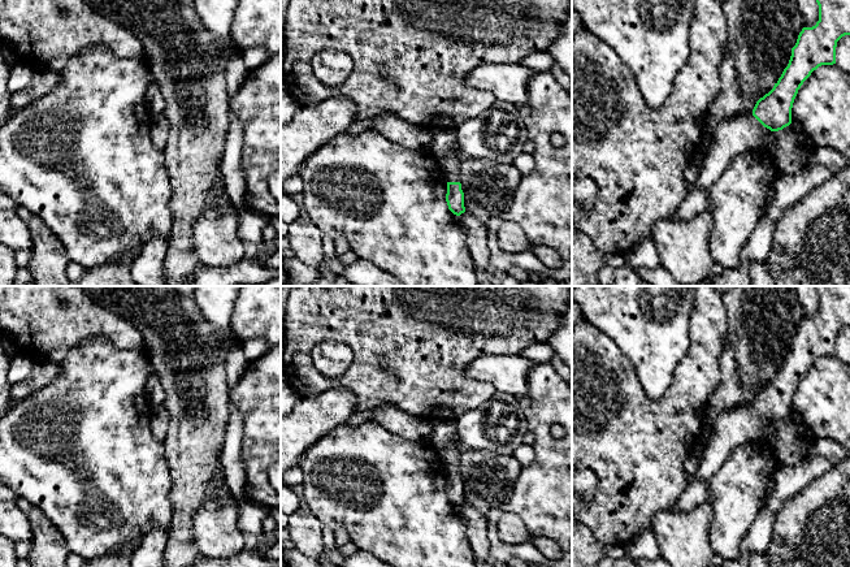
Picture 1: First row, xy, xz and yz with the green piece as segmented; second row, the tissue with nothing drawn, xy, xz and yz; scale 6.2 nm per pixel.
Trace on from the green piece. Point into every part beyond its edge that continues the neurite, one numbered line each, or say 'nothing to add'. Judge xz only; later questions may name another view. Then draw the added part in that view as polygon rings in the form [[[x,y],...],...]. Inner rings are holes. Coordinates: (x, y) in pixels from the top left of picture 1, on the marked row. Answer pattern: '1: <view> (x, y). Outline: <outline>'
1: xz (450, 165). Outline: [[[455,144],[455,147],[450,151],[450,153],[441,163],[441,169],[447,182],[460,181],[459,164],[463,157],[464,155],[460,151],[459,146]]]

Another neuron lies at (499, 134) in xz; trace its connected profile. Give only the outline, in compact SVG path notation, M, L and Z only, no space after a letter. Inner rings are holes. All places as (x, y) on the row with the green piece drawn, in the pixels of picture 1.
M496 100L480 116L454 126L456 144L465 157L512 164L524 152L529 133L517 105Z

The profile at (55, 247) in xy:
M19 207L17 213L32 233L32 257L27 265L32 276L31 286L68 286L69 259L61 241L27 208Z

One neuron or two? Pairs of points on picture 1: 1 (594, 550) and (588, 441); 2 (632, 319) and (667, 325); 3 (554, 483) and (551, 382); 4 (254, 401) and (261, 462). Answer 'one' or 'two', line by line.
1: two
2: one
3: one
4: one

